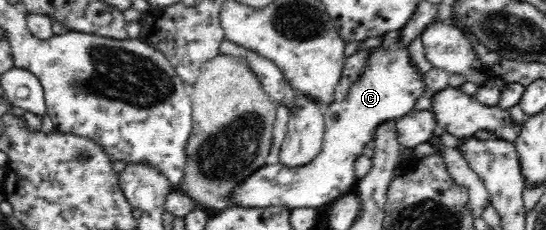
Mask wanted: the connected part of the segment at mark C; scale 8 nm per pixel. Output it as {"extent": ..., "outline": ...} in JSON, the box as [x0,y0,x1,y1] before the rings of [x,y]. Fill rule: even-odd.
{"extent":[234,30,427,210],"outline":[[[401,30],[380,34],[381,43],[366,51],[367,60],[359,80],[351,85],[346,99],[335,100],[326,105],[323,112],[325,118],[325,132],[322,150],[313,158],[312,162],[303,167],[284,166],[282,163],[265,164],[255,170],[246,180],[234,189],[234,203],[236,207],[248,209],[265,208],[268,206],[282,206],[288,210],[294,208],[319,208],[327,207],[332,202],[353,190],[360,179],[355,173],[355,162],[358,157],[364,156],[362,151],[374,142],[378,126],[386,122],[398,122],[405,114],[415,110],[417,101],[427,94],[425,82],[426,74],[422,73],[410,54],[408,44],[401,41]]]}

